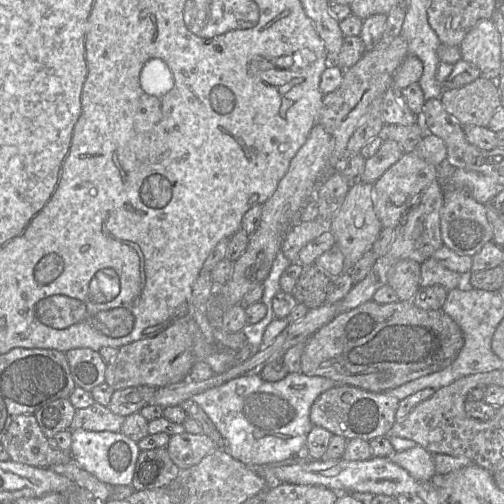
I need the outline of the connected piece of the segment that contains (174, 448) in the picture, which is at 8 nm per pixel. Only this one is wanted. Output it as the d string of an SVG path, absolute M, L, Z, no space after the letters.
M184 431L170 436L166 449L175 465L183 470L198 464L216 449L216 444L204 433L192 434Z

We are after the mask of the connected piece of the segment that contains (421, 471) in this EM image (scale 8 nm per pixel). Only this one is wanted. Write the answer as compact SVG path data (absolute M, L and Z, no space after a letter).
M419 445L404 451L396 451L393 455L385 457L389 457L421 483L430 483L435 477L433 454Z

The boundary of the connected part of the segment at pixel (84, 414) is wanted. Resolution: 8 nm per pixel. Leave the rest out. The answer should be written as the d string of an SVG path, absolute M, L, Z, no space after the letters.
M94 402L86 408L75 411L69 430L84 429L90 431L119 432L121 431L124 418L113 413L108 407Z

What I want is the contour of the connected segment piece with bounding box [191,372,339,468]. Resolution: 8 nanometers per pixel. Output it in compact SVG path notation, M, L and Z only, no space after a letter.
M302 372L288 373L280 381L268 382L260 375L242 376L231 379L219 386L194 395L197 403L213 422L224 439L224 449L236 460L254 468L281 464L296 457L300 448L306 444L307 437L314 426L310 420L310 408L315 399L324 391L339 384L322 376L307 376Z

